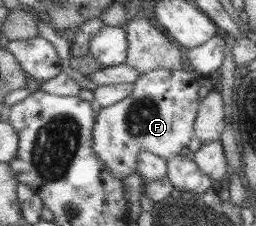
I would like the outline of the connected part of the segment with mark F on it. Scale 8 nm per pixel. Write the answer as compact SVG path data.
M157 68L140 74L132 84L132 91L128 97L109 107L102 107L95 114L92 126L92 153L112 173L112 178L123 179L135 173L136 153L145 149L154 156L166 161L180 153L182 147L187 147L193 136L193 121L197 114L199 78L191 71L170 71Z

